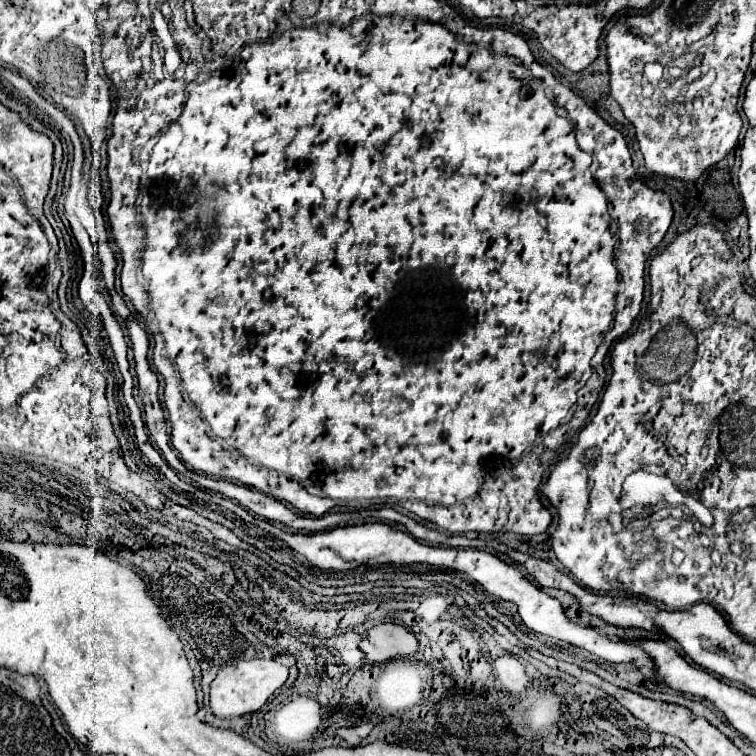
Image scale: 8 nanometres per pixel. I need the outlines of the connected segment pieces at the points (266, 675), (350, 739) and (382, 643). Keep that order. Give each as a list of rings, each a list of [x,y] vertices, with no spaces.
[[[264,658],[240,660],[232,666],[224,666],[210,686],[210,708],[218,718],[234,718],[256,712],[288,678],[288,668]]]
[[[368,722],[368,724],[354,726],[354,728],[340,728],[340,730],[338,730],[338,736],[340,736],[342,740],[346,740],[348,746],[360,746],[362,740],[370,734],[370,730],[372,730],[372,724]]]
[[[386,622],[366,630],[360,642],[360,650],[364,652],[366,662],[382,664],[394,658],[412,656],[418,650],[418,640],[406,628]]]

